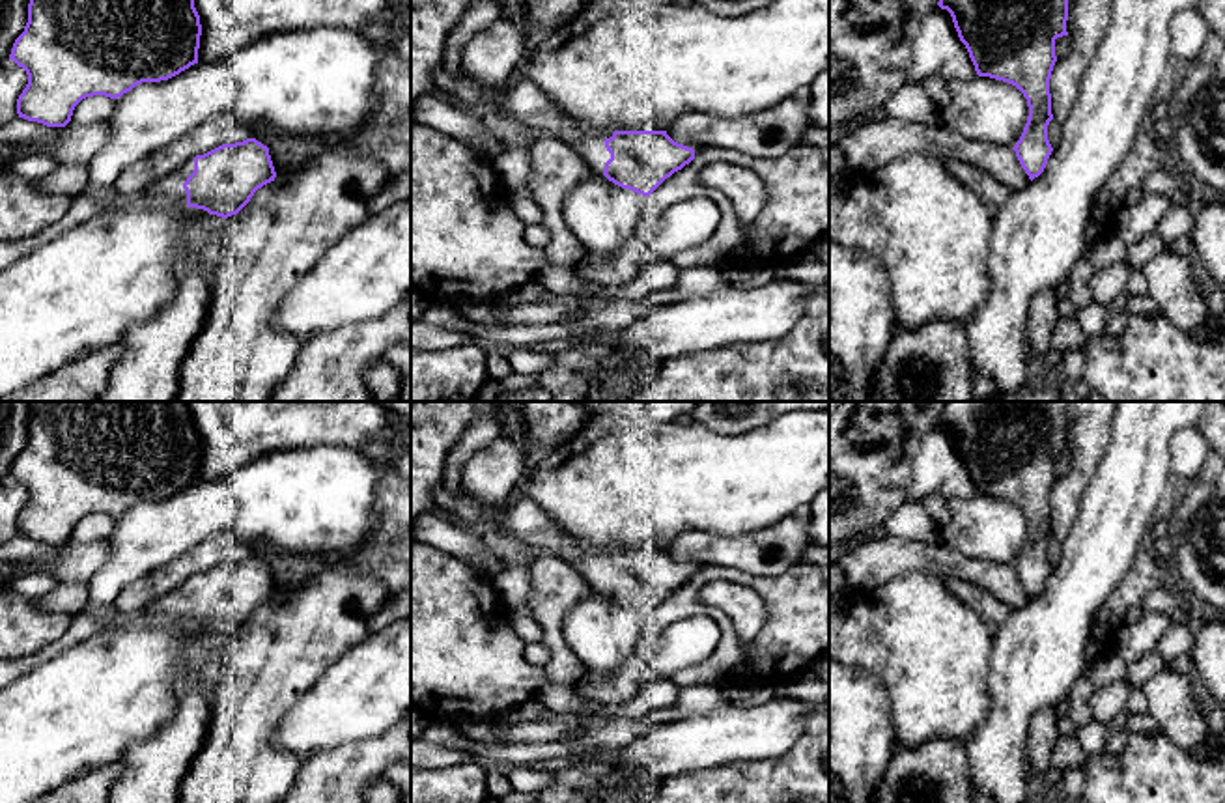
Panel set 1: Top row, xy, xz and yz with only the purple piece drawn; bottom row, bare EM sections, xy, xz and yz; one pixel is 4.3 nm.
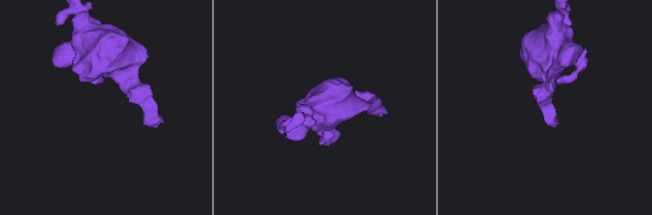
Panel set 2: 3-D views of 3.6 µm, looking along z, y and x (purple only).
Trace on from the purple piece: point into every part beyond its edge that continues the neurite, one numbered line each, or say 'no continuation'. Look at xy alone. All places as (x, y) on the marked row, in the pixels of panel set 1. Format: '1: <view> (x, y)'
1: xy (168, 189)

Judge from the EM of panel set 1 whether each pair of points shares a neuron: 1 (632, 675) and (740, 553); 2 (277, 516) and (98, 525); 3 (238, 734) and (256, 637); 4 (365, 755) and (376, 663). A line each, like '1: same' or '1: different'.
1: different
2: different
3: same
4: different

